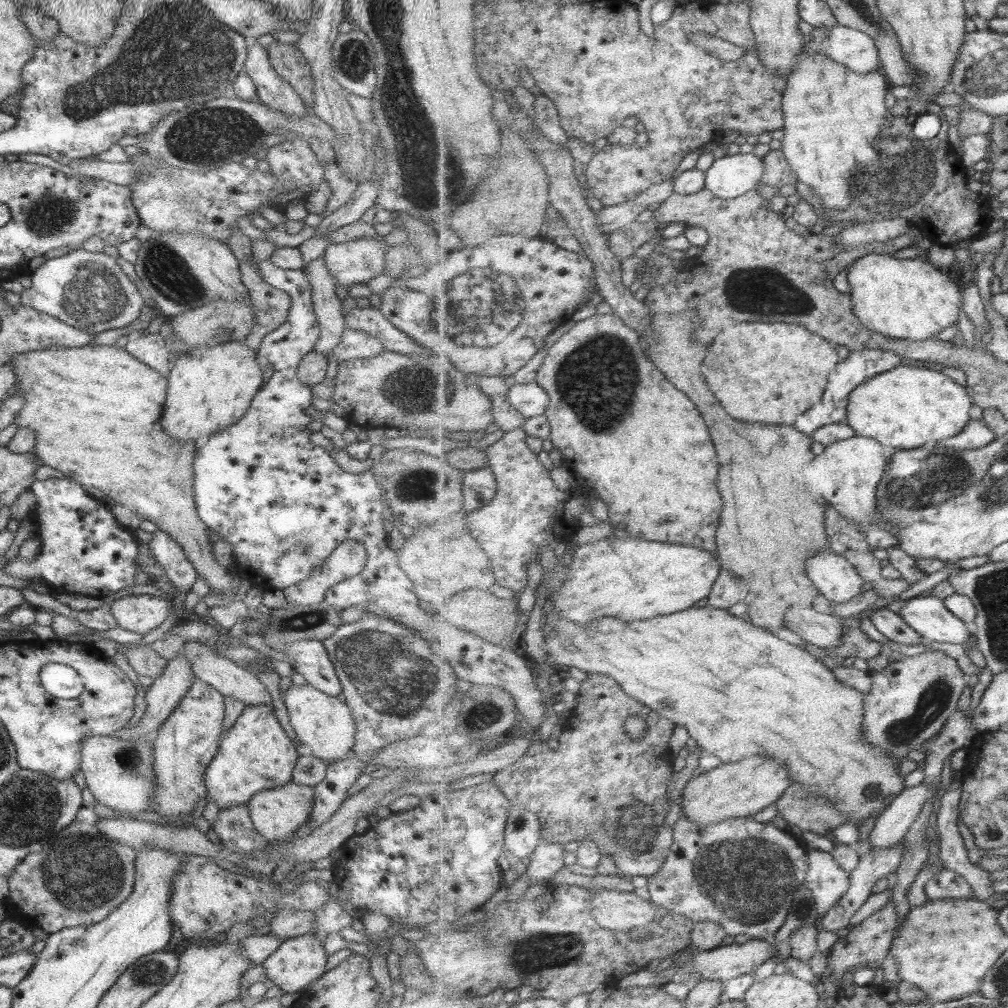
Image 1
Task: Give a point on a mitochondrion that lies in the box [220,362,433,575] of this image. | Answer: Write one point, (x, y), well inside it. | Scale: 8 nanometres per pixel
(309, 552)

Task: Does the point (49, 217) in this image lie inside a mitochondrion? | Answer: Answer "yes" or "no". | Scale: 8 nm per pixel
yes

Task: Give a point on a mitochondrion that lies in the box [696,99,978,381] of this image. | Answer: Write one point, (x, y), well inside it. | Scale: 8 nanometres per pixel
(909, 178)

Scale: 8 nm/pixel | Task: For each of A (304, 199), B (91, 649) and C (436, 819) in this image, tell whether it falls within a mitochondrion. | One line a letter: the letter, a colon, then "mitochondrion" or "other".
A: other
B: other
C: other

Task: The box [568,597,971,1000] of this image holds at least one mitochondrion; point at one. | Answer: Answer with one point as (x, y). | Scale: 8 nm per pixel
(748, 879)

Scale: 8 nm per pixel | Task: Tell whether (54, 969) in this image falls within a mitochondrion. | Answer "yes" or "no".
no

